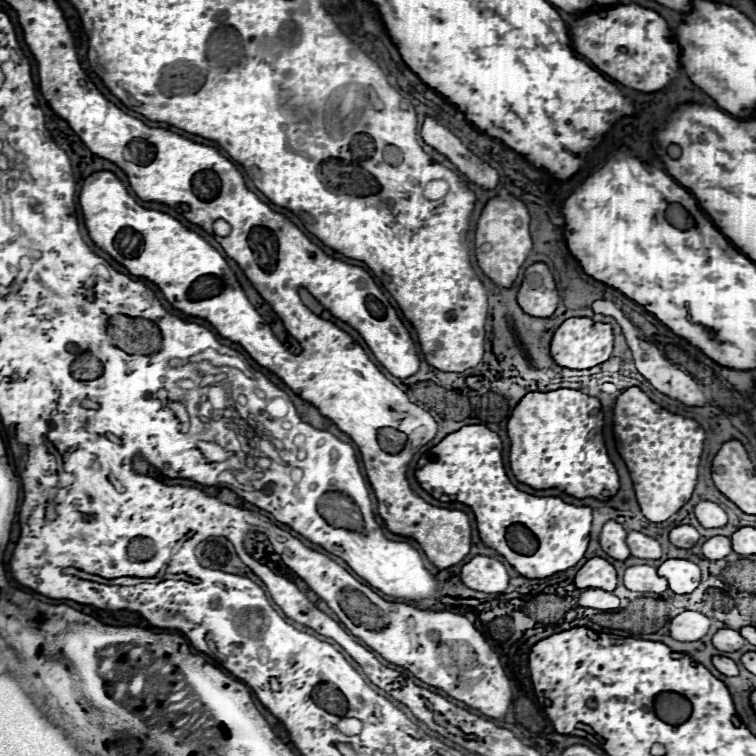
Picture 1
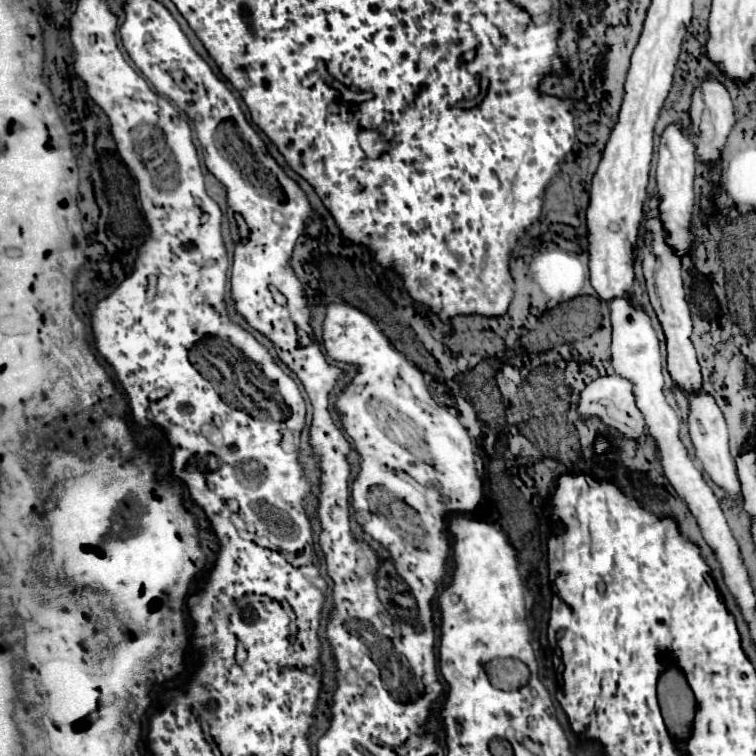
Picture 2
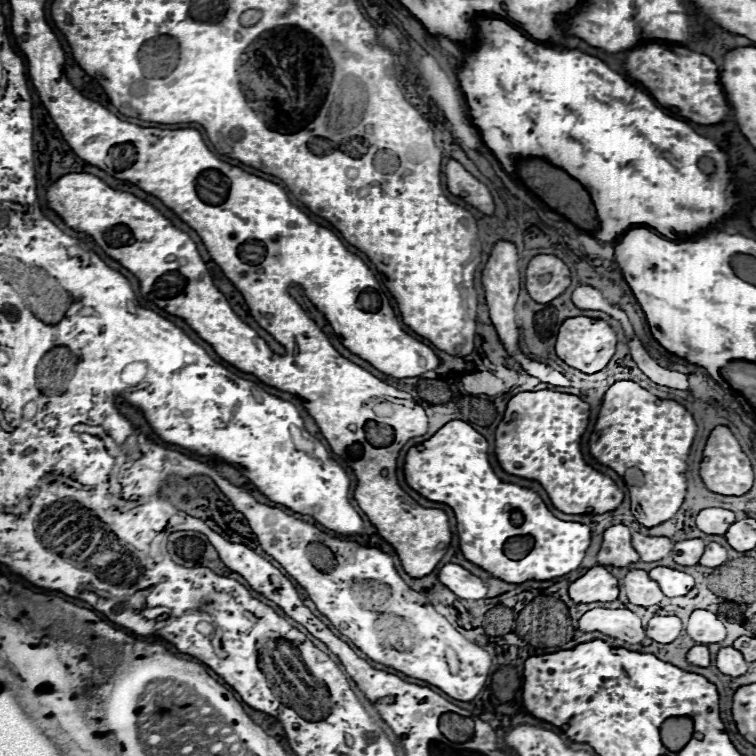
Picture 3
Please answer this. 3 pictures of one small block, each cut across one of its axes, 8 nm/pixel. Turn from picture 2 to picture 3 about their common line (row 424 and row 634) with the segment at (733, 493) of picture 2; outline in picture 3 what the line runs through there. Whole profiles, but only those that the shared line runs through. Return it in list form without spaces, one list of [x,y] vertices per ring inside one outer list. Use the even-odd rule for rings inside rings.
[[[708,610],[692,612],[686,632],[696,644],[718,644],[726,638],[724,624],[720,622],[720,618],[716,614],[712,614]]]

